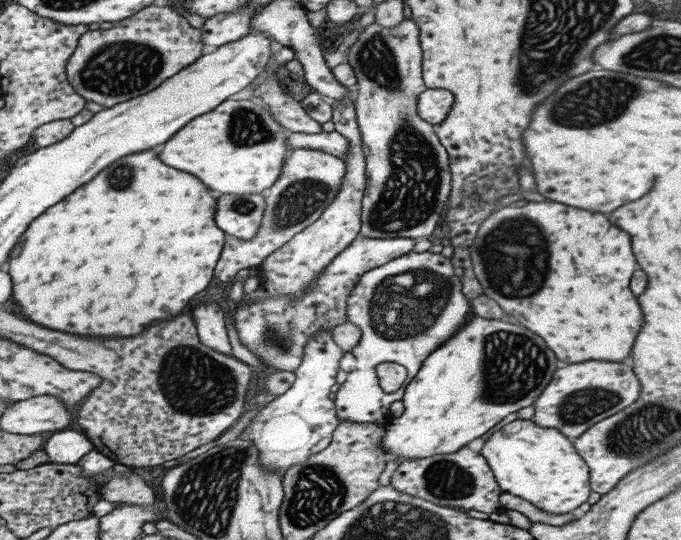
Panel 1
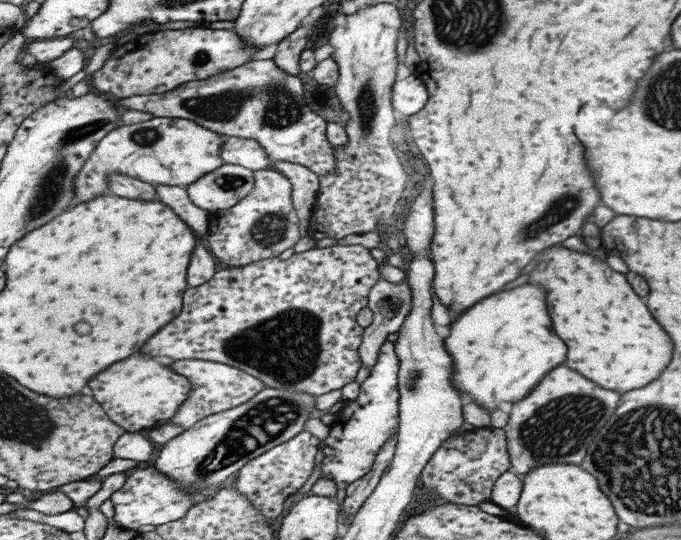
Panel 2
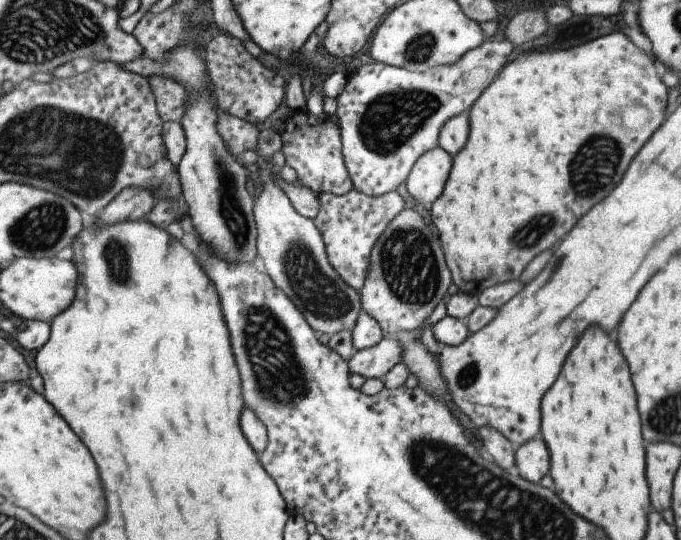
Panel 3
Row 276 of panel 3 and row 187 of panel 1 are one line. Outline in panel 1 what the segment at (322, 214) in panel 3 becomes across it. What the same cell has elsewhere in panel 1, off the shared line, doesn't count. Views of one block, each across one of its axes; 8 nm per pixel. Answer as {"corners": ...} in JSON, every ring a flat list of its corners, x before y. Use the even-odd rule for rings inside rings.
{"corners":[[354,89,349,91,340,101,331,100,333,116,331,122,335,131,342,134,350,143,349,153,344,158,346,175,343,178,340,190,332,204,322,214,318,214,318,220,307,226,302,233,290,238,290,242,277,248,269,254,258,266,260,276,263,277,261,286,254,293,255,298,267,298,268,296,293,296,299,298,304,291,324,272,324,269,356,238,360,237,361,229,361,202,364,200,366,188,366,161,362,150,362,134,357,122,355,112]]}

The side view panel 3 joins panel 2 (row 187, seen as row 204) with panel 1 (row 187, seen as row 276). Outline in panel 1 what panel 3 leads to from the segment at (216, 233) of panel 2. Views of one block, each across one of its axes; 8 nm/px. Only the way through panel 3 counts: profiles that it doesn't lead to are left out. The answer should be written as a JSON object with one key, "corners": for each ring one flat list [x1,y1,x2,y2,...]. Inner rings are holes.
{"corners":[[296,149,288,152,284,167,275,184,263,192,266,208,258,229,258,235,248,241,236,237,226,238,226,246,222,250,222,258,214,270,214,276,222,282,237,278,237,272,242,268,250,269,259,264,277,248,280,248,290,238,302,233,307,226,318,220,318,214,332,204,340,190,346,175,344,160,321,150]]}

